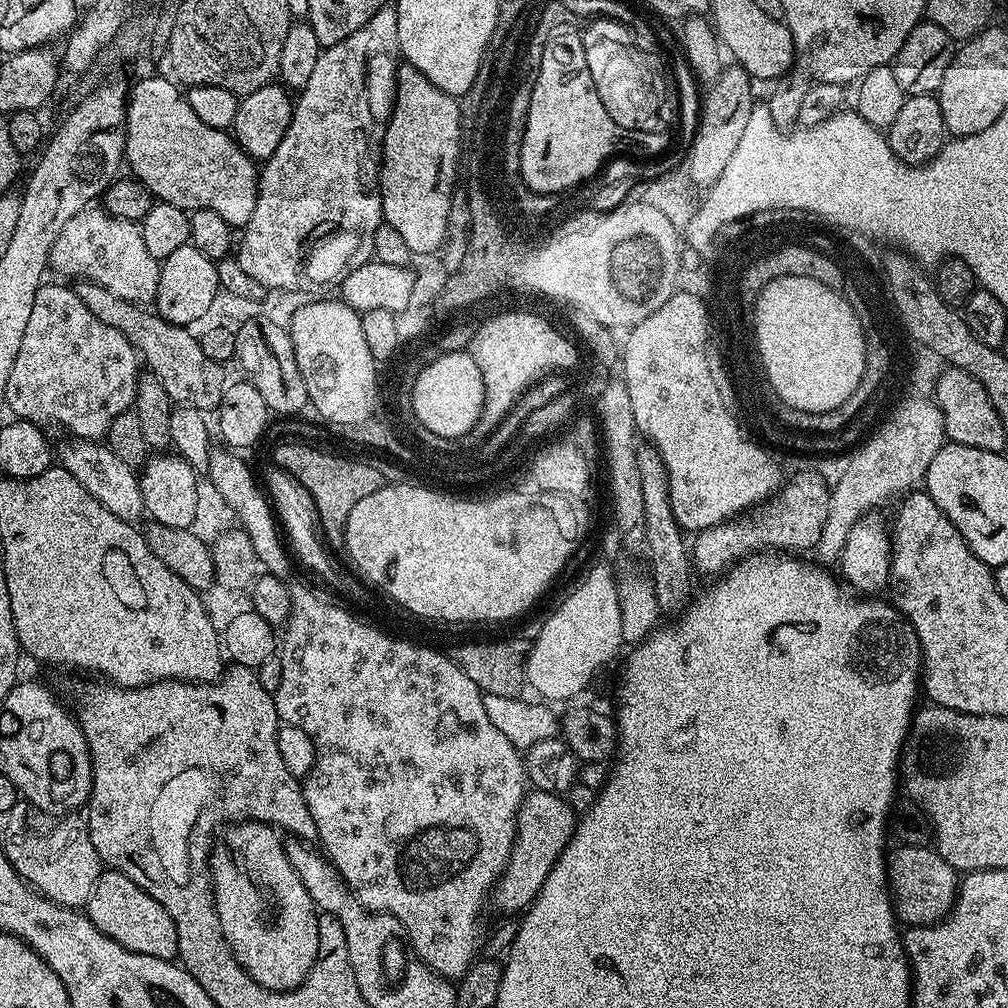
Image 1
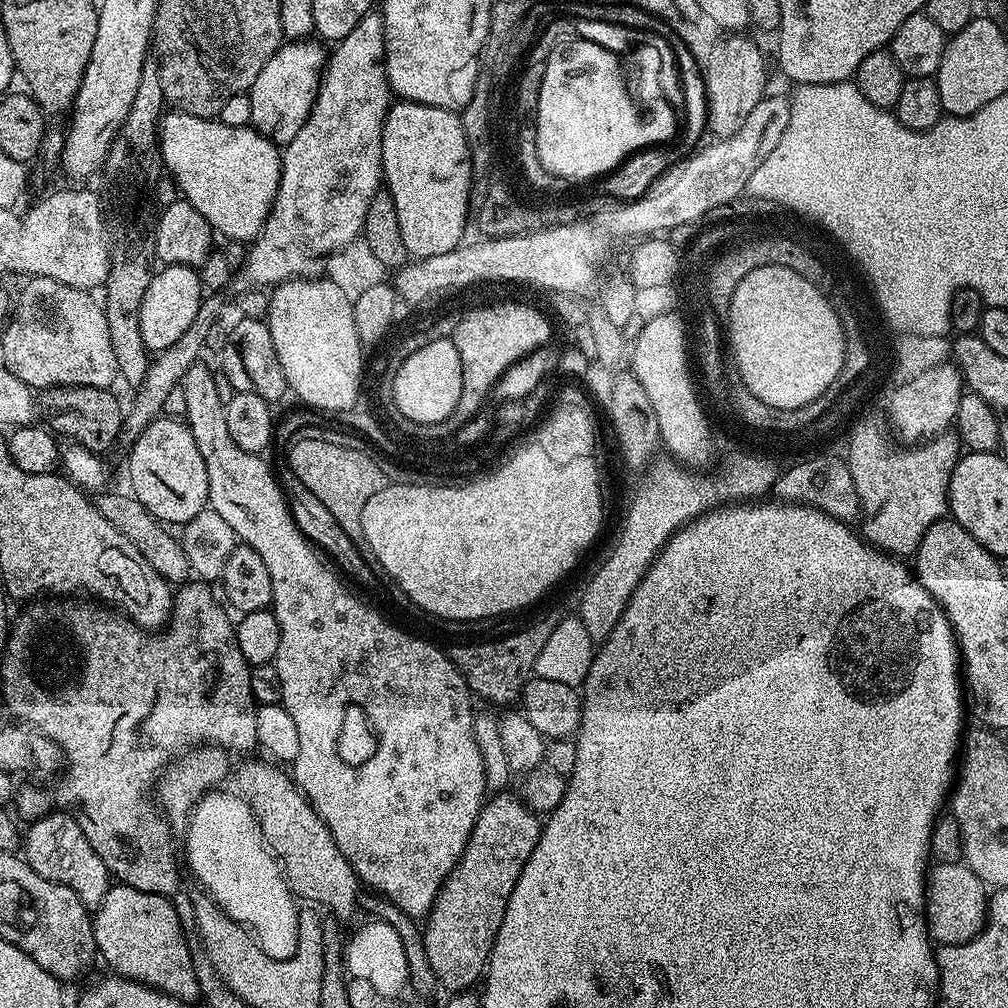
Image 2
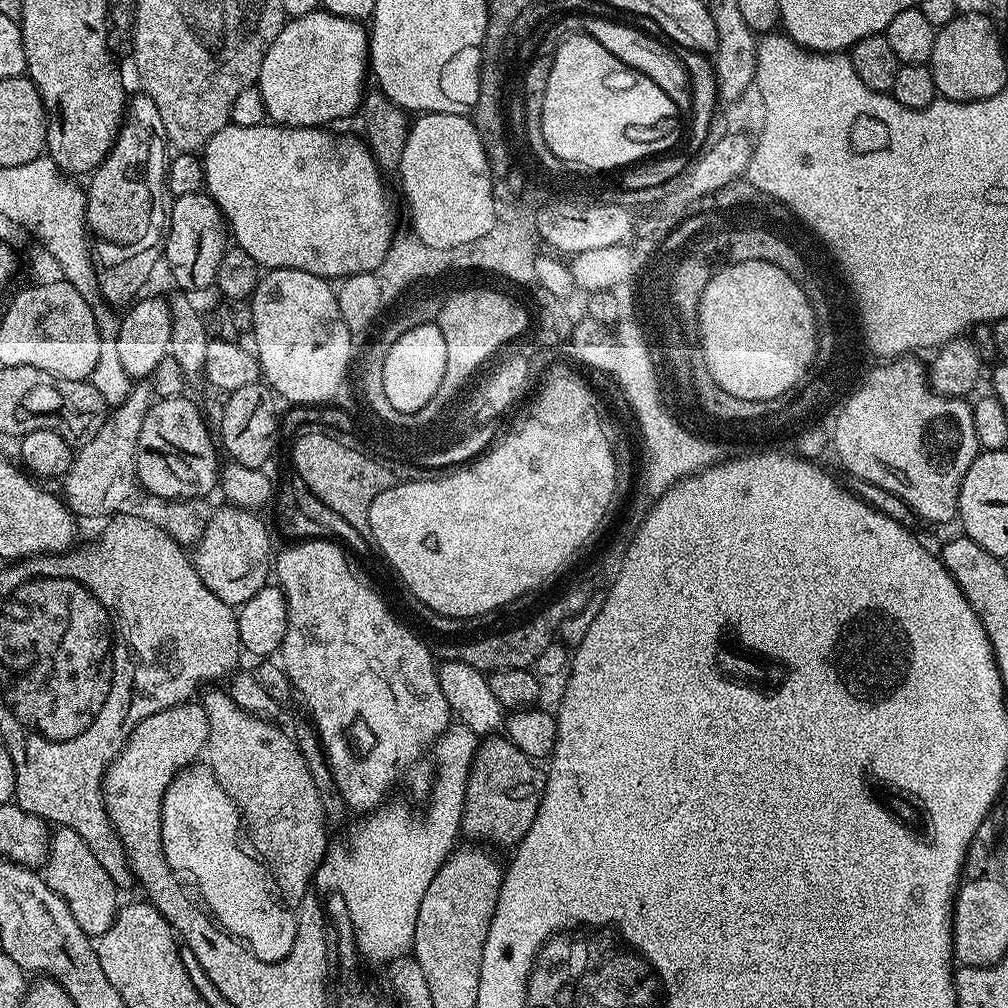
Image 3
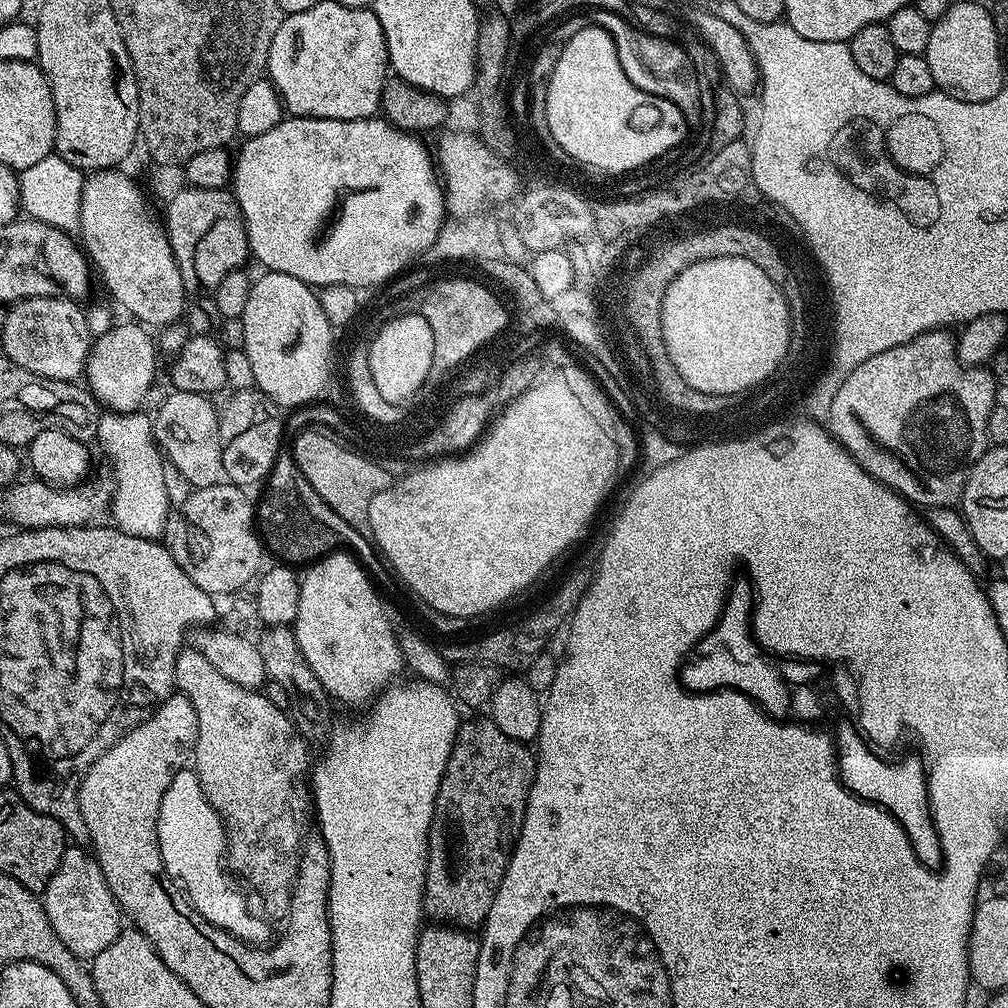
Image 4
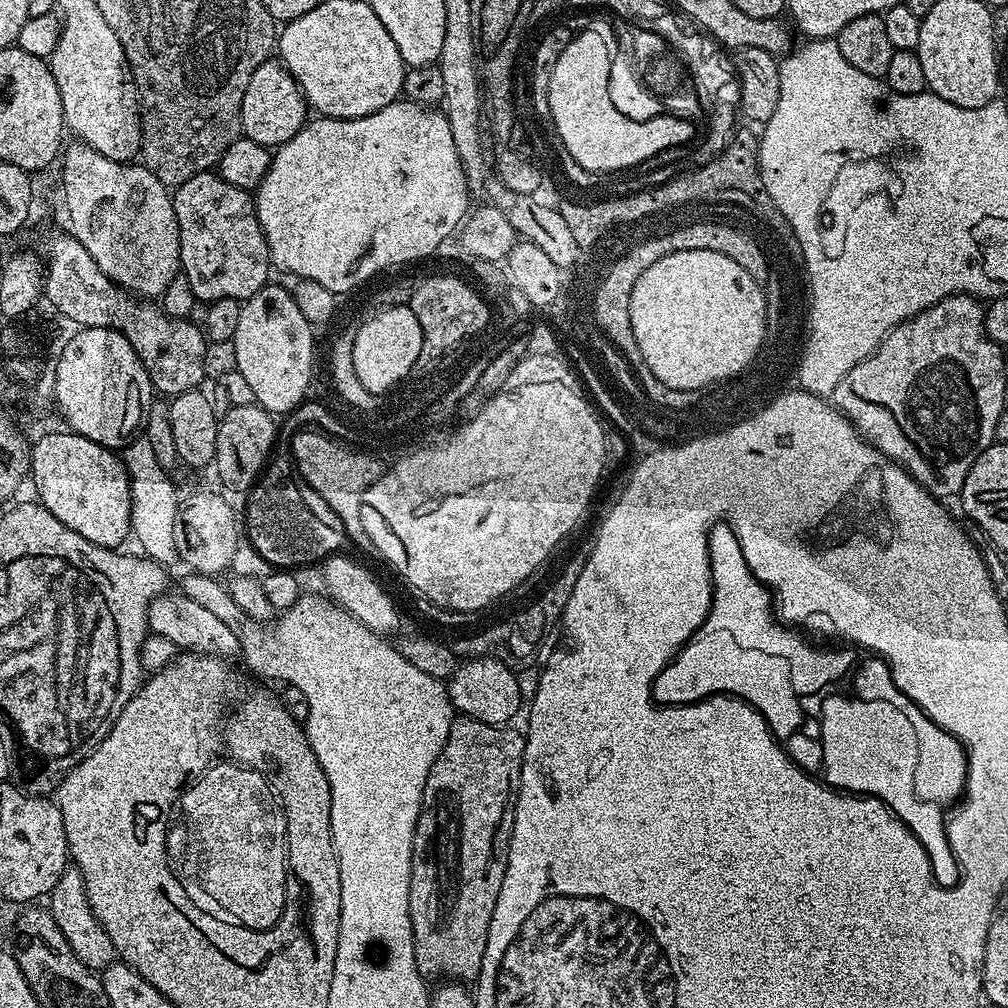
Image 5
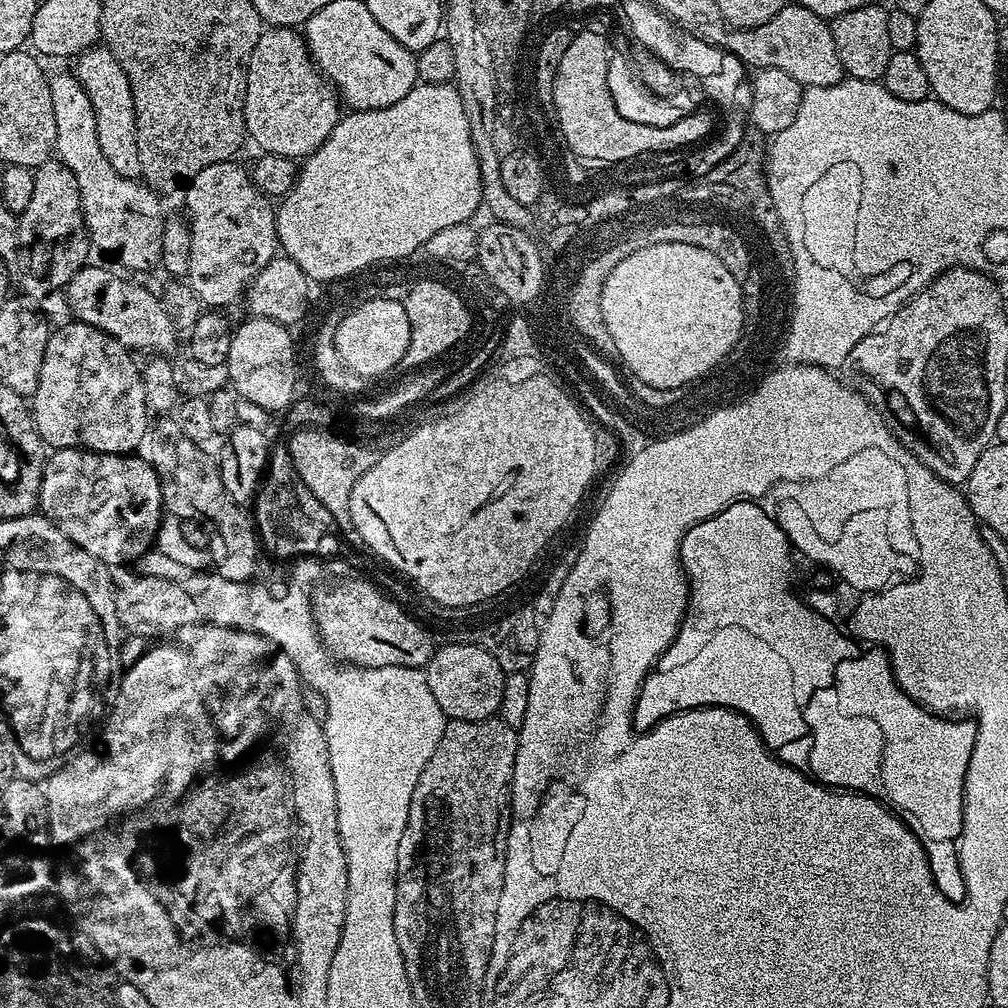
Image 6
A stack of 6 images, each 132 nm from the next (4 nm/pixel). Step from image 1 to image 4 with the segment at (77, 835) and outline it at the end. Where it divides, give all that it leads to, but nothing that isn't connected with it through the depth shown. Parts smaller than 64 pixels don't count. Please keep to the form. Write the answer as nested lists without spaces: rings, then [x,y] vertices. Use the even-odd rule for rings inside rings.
[[[65,847],[58,870],[54,870],[50,882],[42,890],[42,903],[54,934],[72,954],[85,962],[102,954],[102,950],[121,934],[122,909],[91,851]]]

